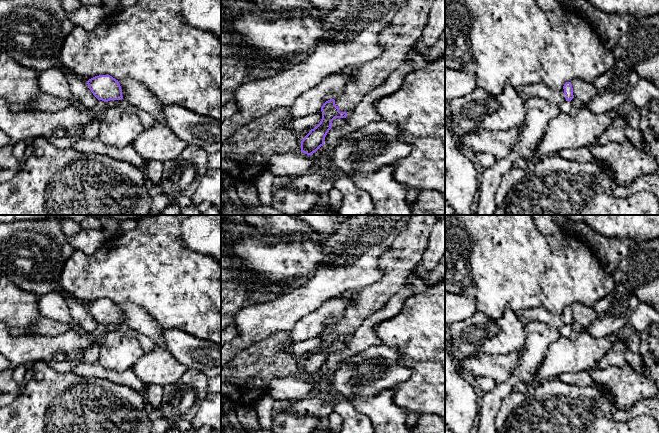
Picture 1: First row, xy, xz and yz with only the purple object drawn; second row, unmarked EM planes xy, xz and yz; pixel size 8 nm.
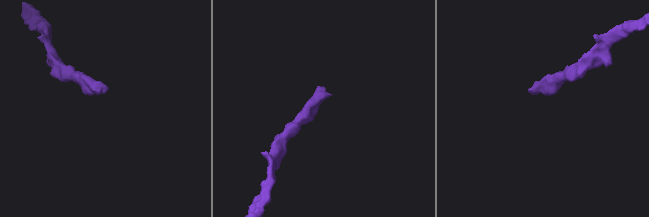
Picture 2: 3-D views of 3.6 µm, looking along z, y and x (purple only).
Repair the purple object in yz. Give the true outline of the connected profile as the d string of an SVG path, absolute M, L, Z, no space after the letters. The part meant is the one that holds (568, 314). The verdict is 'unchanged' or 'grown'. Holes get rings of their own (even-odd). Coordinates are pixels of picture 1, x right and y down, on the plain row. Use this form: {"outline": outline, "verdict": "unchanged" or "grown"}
{"outline": "M566 306L560 314L552 314L543 307L523 309L517 311L516 314L524 322L538 321L554 326L557 329L560 329L565 325L571 325L574 322L571 306Z", "verdict": "grown"}

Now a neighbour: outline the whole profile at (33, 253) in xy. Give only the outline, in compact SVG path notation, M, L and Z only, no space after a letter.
M55 218L0 223L0 278L8 278L24 291L37 295L49 292L65 294L60 283L61 274L66 261L74 252L75 249L69 244L61 228L61 221Z

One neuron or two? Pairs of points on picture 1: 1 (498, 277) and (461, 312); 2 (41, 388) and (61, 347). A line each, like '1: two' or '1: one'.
1: two
2: two

